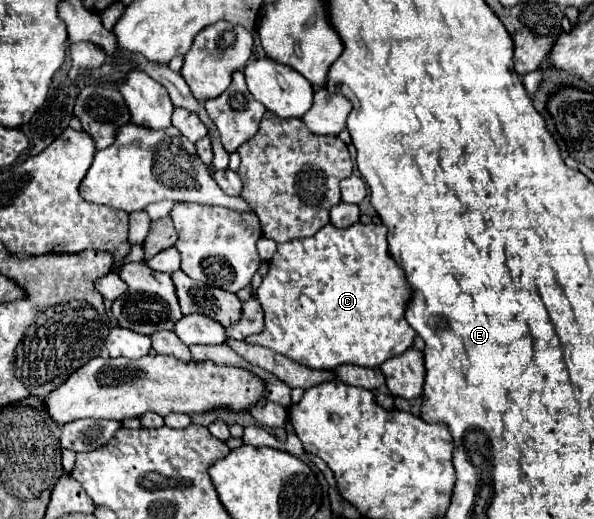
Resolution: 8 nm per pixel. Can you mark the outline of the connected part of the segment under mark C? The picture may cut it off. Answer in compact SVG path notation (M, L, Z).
M358 222L352 228L326 224L310 238L278 244L270 260L270 272L256 290L264 308L264 332L246 342L276 350L290 360L318 370L334 370L342 364L376 368L388 358L406 352L416 336L414 328L404 318L410 288L406 288L406 278L402 274L402 268L398 268L388 254L386 226L382 224Z

